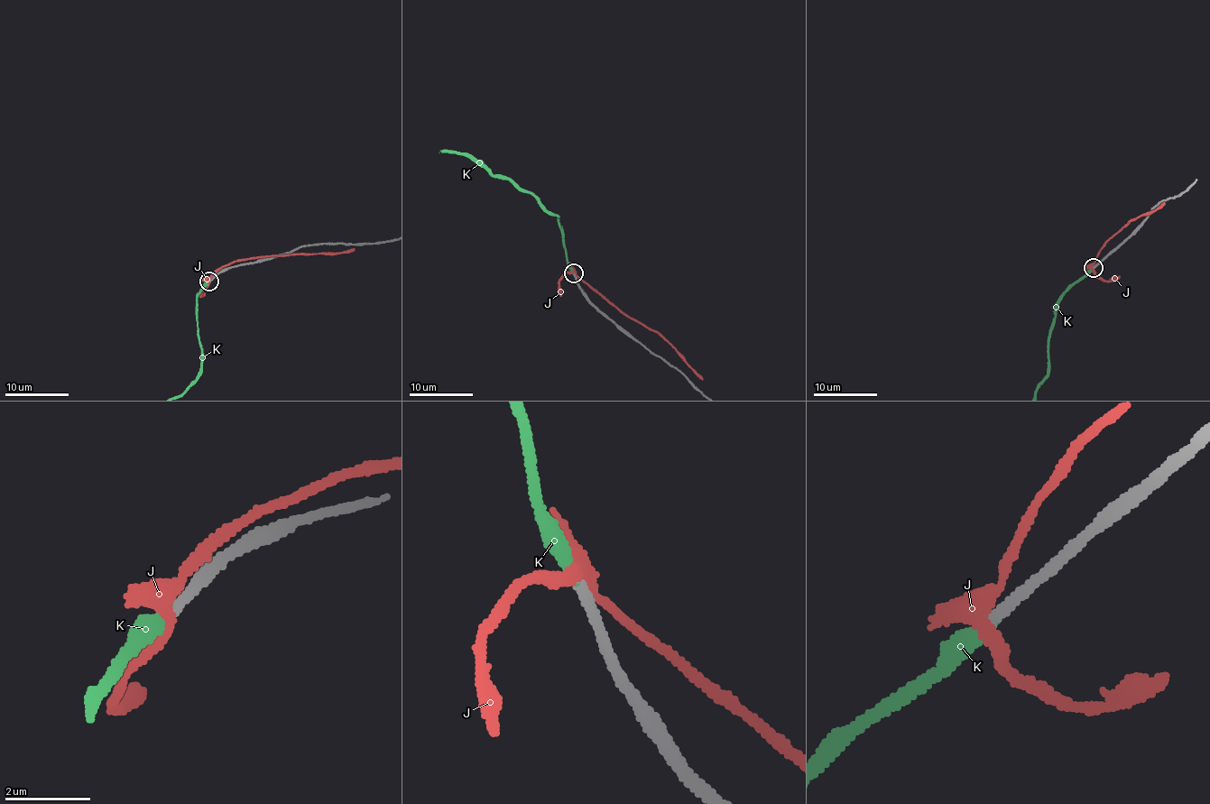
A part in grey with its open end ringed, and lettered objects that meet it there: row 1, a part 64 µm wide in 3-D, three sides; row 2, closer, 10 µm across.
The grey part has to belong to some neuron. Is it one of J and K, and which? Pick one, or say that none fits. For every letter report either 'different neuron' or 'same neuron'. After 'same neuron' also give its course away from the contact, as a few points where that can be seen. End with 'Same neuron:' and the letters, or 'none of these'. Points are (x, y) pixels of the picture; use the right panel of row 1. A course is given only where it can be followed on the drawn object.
J: different neuron
K: same neuron
Same neuron: K

